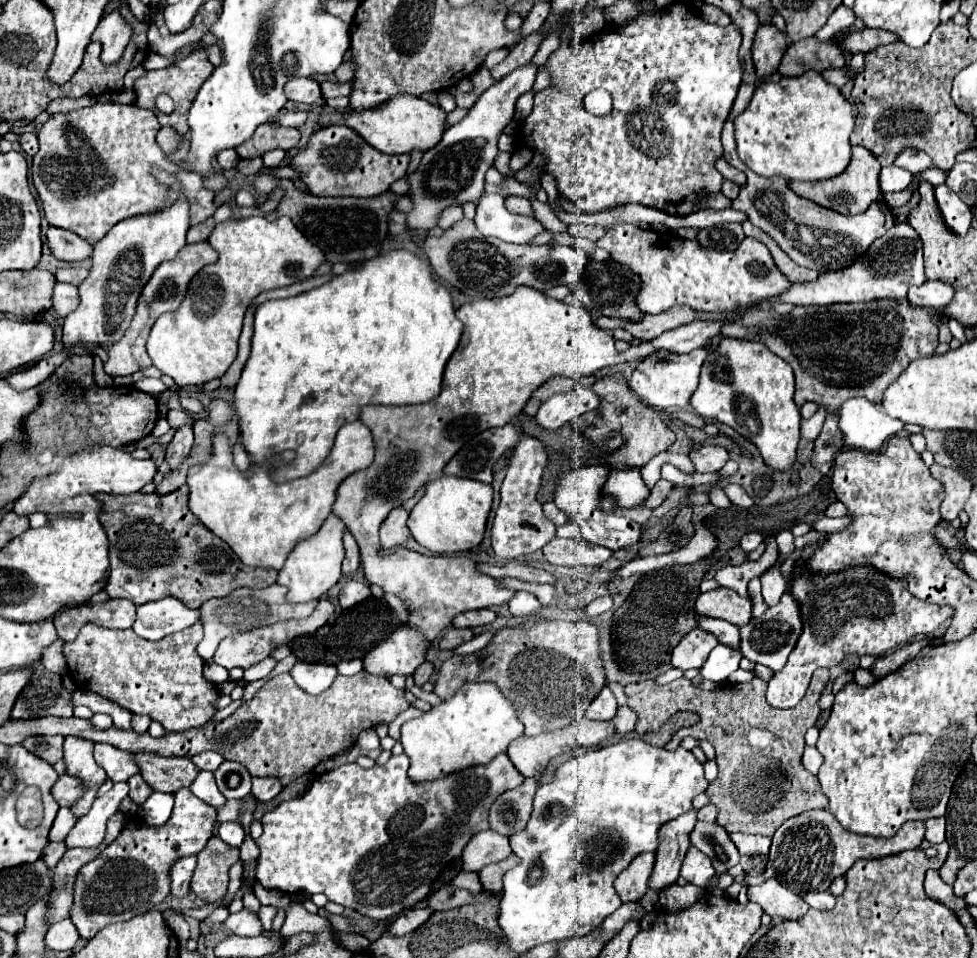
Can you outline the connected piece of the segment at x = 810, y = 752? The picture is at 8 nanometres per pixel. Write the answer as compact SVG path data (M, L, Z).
M806 746L804 756L802 756L802 764L804 764L804 768L808 772L816 774L820 770L820 766L822 766L822 754L814 746Z

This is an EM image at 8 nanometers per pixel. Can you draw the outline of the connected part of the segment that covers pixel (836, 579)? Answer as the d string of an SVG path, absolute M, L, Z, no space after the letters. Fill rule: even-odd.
M852 568L852 570L840 572L834 576L826 576L826 578L824 576L806 576L806 574L802 574L802 570L798 570L792 580L792 592L802 608L804 632L800 636L798 646L792 650L786 666L782 670L774 672L774 676L768 682L766 700L774 708L794 708L806 694L816 668L820 668L820 666L832 668L840 664L844 660L844 656L848 656L848 654L882 656L886 652L892 652L902 642L908 642L910 638L914 638L918 634L930 634L952 614L950 608L926 604L926 602L914 598L906 590L904 584L888 578L886 574L882 574L878 570L870 570L870 568Z

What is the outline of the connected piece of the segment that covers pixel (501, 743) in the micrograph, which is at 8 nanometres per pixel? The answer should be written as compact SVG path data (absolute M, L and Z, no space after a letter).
M464 684L452 698L440 702L440 706L432 708L430 712L422 714L416 720L410 720L402 726L400 744L404 746L404 754L410 758L410 770L408 776L414 782L430 782L440 780L442 776L448 776L450 772L458 772L462 768L488 764L494 760L494 756L504 754L508 744L522 736L524 726L516 718L516 712L510 704L510 700L498 690L496 684Z

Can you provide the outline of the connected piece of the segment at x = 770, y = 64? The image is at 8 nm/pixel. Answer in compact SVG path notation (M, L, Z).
M760 26L752 46L752 58L758 80L778 70L784 52L786 52L786 36L780 34L776 26Z

